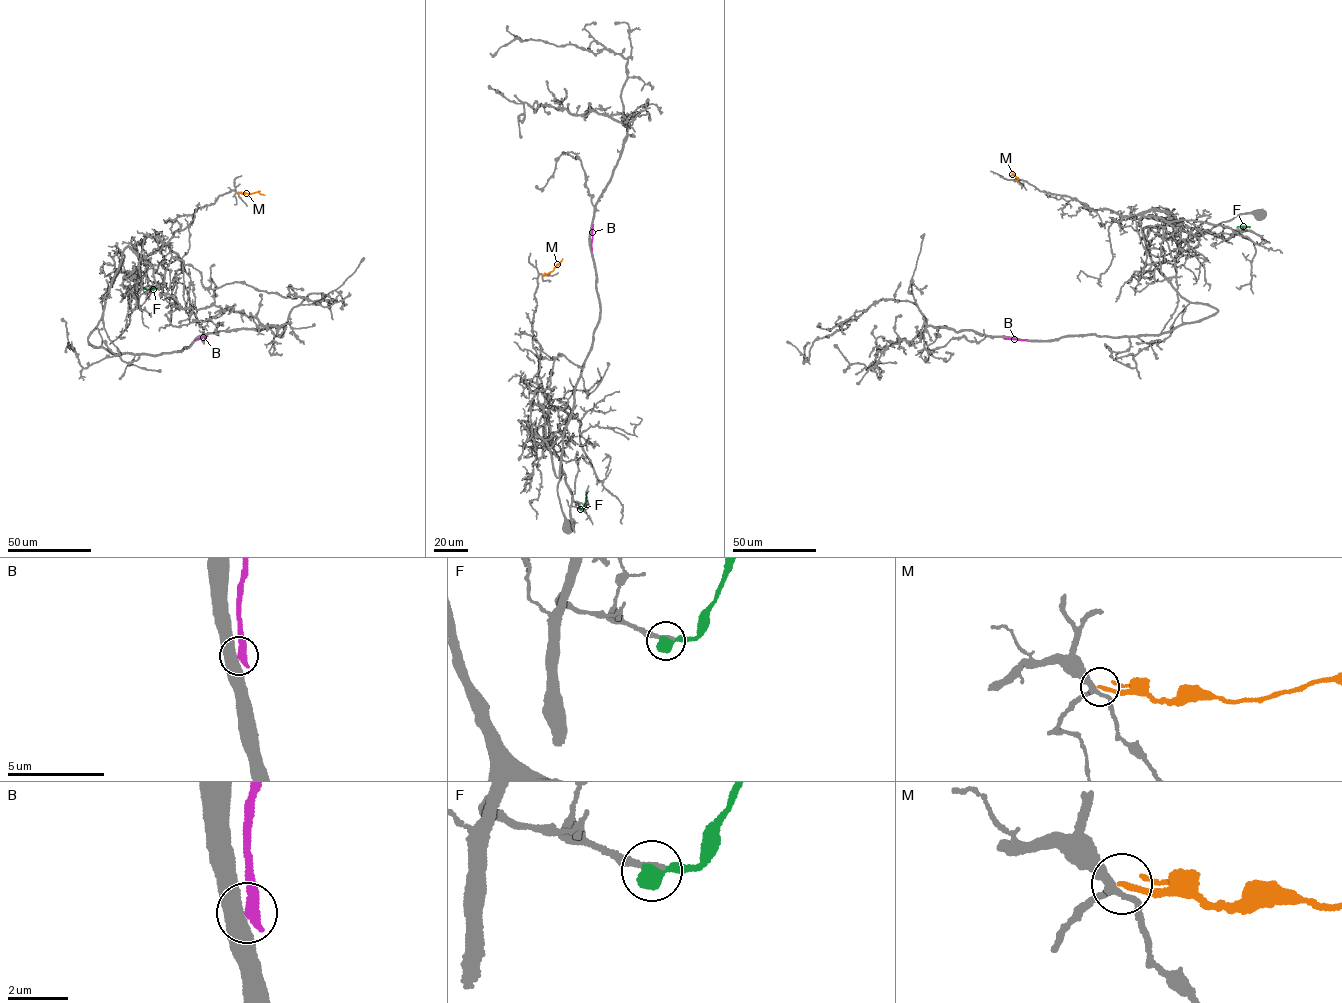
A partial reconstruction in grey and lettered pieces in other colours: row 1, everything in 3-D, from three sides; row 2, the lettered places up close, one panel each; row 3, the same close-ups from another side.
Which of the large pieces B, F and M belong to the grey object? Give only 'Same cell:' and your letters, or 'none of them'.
Same cell: none of them

